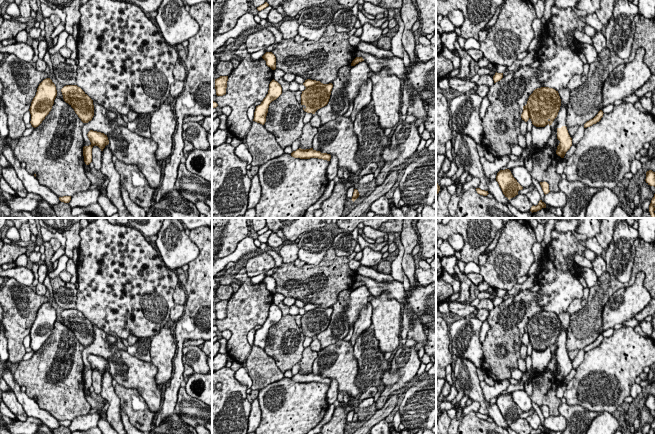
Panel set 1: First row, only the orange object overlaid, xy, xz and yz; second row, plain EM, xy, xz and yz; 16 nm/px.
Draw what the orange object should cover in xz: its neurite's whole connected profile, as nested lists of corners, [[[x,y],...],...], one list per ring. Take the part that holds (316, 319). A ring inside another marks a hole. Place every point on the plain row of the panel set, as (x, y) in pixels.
[[[307,303],[303,309],[306,313],[301,318],[301,329],[305,335],[303,347],[307,348],[318,333],[328,328],[333,308],[323,308],[320,305]]]

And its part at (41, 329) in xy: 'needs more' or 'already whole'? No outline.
already whole

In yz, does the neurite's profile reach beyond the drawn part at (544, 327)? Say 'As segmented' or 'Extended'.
Extended

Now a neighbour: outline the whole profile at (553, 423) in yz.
[[[562,415],[552,416],[544,419],[544,427],[548,431],[563,432],[566,429],[566,419]]]

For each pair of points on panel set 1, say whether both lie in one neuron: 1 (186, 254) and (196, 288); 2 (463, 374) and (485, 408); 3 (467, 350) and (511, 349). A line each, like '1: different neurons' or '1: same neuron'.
1: different neurons
2: same neuron
3: different neurons

